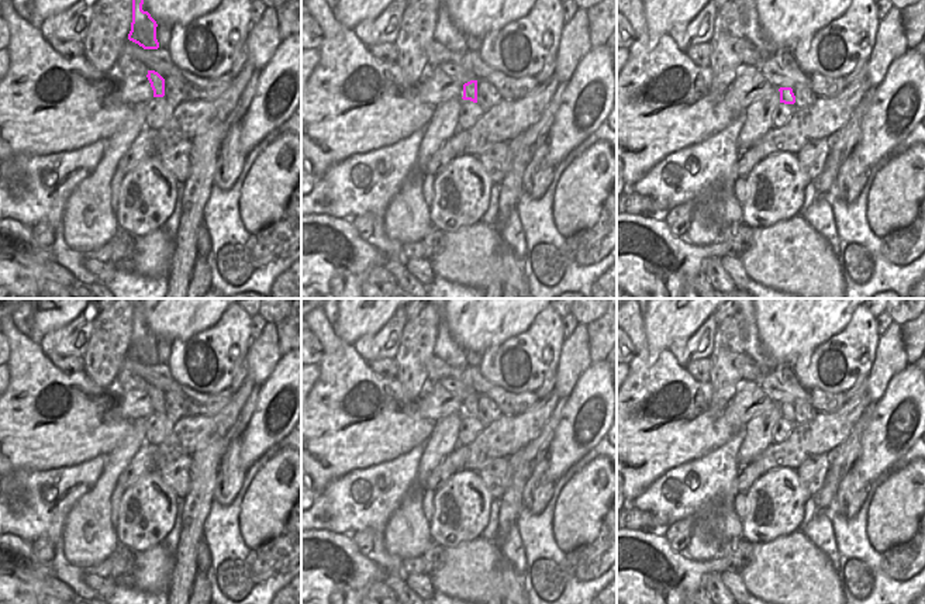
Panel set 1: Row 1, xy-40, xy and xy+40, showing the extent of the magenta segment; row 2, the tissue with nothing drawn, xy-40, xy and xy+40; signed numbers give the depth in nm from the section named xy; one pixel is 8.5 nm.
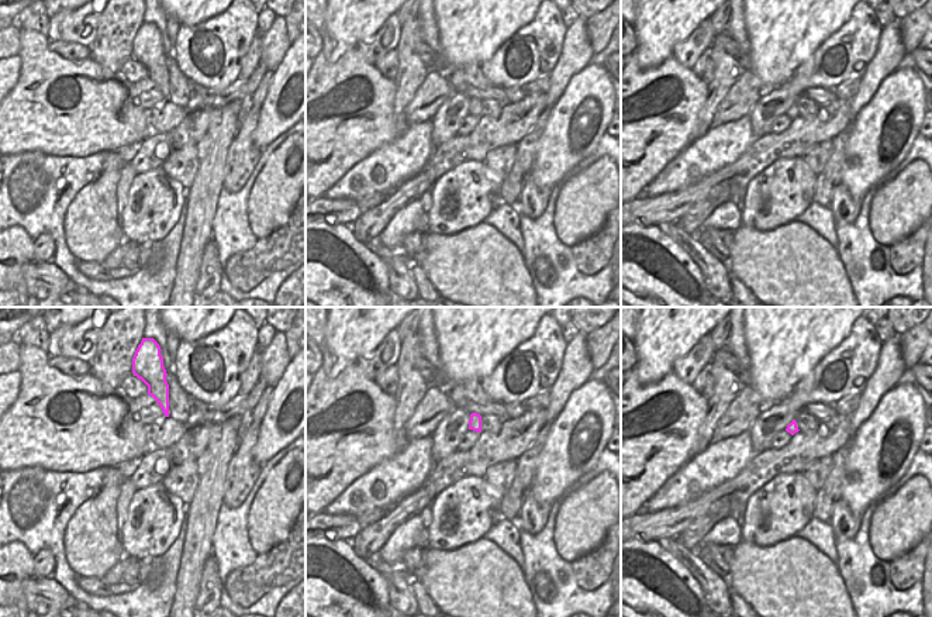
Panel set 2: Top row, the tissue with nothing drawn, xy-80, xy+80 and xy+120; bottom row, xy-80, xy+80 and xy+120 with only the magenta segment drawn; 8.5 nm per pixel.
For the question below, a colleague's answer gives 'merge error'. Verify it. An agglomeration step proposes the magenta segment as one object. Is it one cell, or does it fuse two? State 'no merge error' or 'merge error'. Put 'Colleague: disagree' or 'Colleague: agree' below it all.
no merge error
Colleague: disagree

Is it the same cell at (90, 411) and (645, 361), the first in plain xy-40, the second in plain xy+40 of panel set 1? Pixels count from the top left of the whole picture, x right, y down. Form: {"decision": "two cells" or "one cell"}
{"decision": "one cell"}

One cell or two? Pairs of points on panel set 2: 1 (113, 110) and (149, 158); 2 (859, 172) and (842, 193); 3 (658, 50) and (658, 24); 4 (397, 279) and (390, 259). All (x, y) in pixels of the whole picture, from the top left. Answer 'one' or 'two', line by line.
1: two
2: two
3: one
4: one

